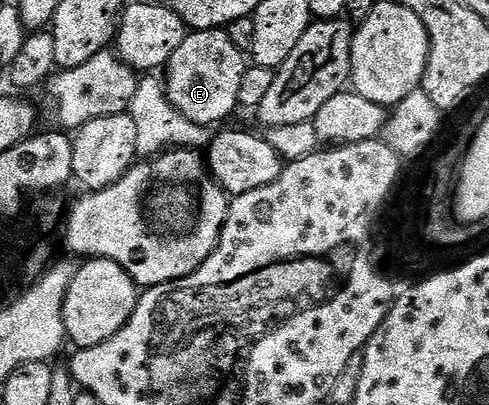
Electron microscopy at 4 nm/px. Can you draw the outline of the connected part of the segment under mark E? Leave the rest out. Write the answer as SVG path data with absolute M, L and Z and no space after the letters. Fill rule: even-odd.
M227 29L198 30L185 36L182 48L170 56L166 67L168 75L163 75L162 81L170 104L174 104L186 120L212 128L215 122L238 110L238 88L242 86L245 69L245 51L234 48L234 40L230 40Z

